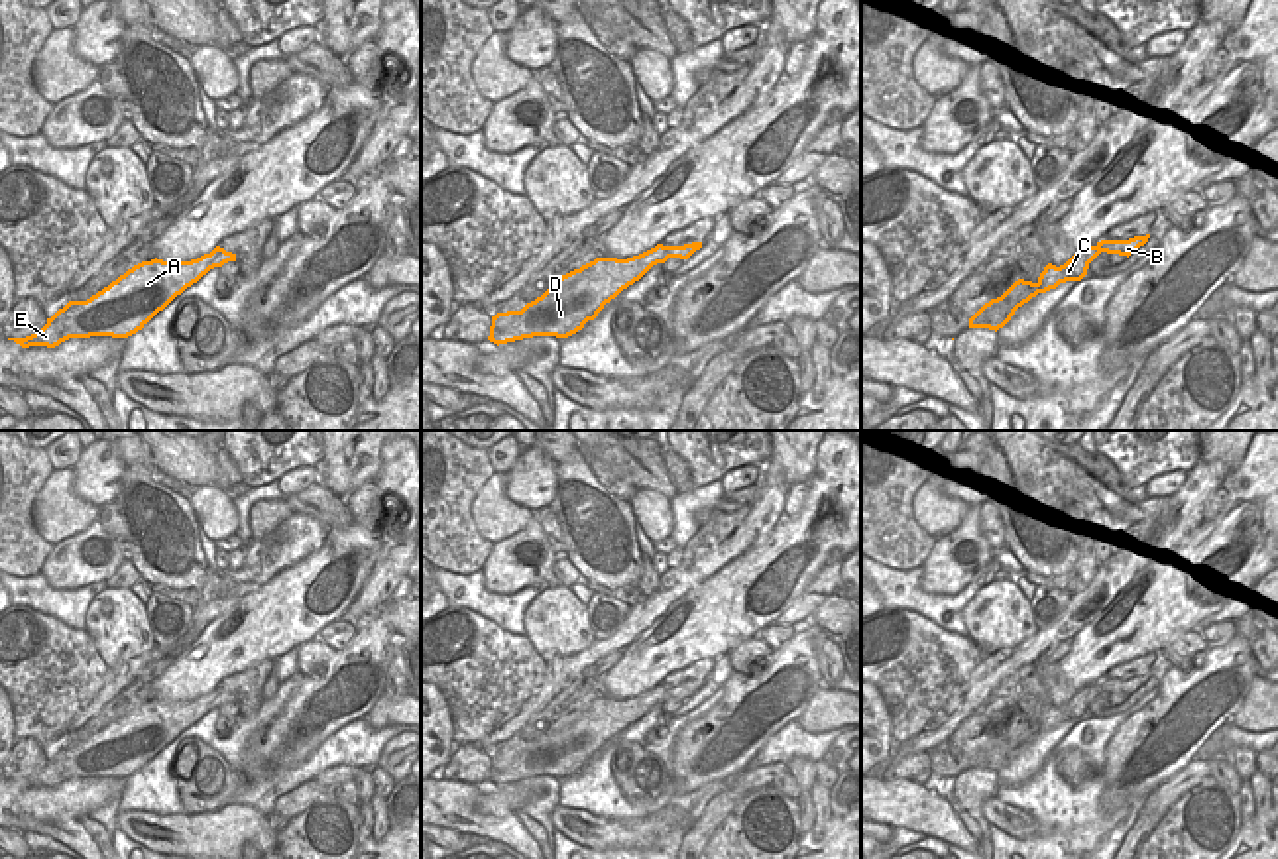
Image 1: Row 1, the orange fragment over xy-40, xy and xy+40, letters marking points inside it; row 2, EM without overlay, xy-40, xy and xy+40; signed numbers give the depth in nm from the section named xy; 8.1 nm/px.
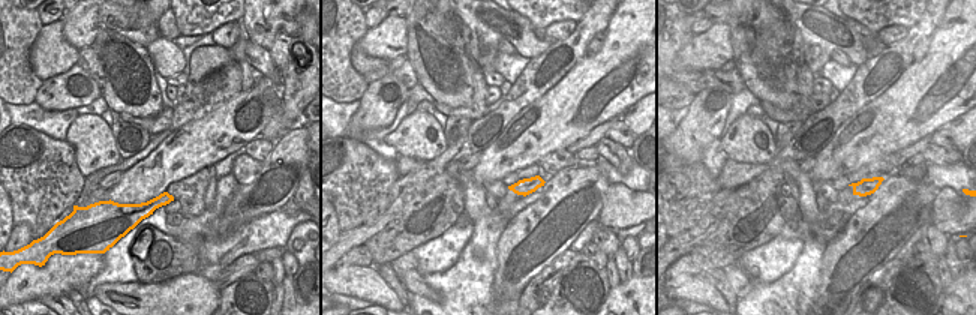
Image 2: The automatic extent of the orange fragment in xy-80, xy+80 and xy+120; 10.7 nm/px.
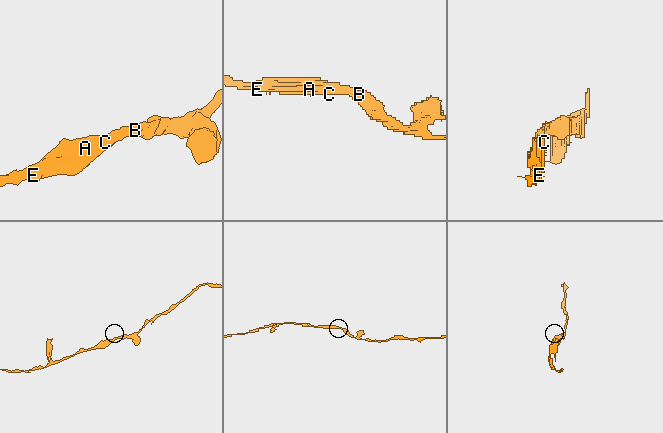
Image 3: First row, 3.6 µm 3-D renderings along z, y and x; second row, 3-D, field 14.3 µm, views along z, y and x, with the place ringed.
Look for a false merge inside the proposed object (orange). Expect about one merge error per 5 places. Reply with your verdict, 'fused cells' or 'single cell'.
single cell

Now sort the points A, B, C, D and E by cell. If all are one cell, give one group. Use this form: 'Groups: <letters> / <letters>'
Groups: A B C D E

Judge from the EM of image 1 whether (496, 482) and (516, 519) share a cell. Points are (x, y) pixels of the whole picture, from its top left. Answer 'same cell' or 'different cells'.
same cell

